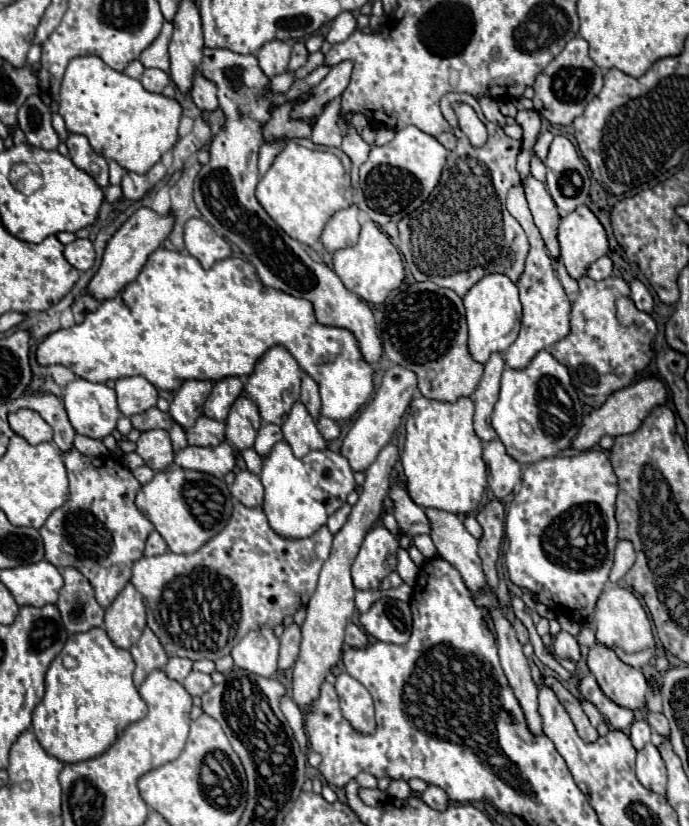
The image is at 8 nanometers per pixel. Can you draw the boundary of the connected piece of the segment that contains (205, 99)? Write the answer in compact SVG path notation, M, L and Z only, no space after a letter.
M197 72L193 78L191 98L199 110L215 110L219 106L215 84L211 80L207 80L201 72Z

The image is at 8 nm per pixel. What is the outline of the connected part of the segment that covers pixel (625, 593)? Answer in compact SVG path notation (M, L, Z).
M609 586L597 600L595 606L595 622L597 622L597 642L611 648L625 664L633 668L643 668L655 656L655 640L651 632L651 620L647 618L641 602L635 598L631 590Z

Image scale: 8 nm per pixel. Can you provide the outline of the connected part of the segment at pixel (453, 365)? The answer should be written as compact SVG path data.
M415 282L401 290L393 300L387 302L383 322L379 324L383 350L387 358L417 374L417 388L425 398L439 402L455 402L463 396L471 396L483 376L483 366L475 362L467 350L467 324L463 300L447 288L439 288L433 282Z

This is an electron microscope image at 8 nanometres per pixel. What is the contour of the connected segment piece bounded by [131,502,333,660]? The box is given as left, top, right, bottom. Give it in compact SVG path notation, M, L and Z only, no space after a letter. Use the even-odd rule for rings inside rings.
M235 502L231 520L227 526L211 538L203 548L193 554L173 554L165 552L153 558L143 556L133 564L131 584L141 592L145 602L153 612L157 628L151 628L161 640L169 656L181 656L189 660L219 660L231 652L241 638L257 628L273 628L283 622L285 616L293 616L301 606L307 604L309 596L315 592L317 570L325 562L331 550L333 534L323 526L311 538L289 540L275 534L267 522L261 508L247 508Z

